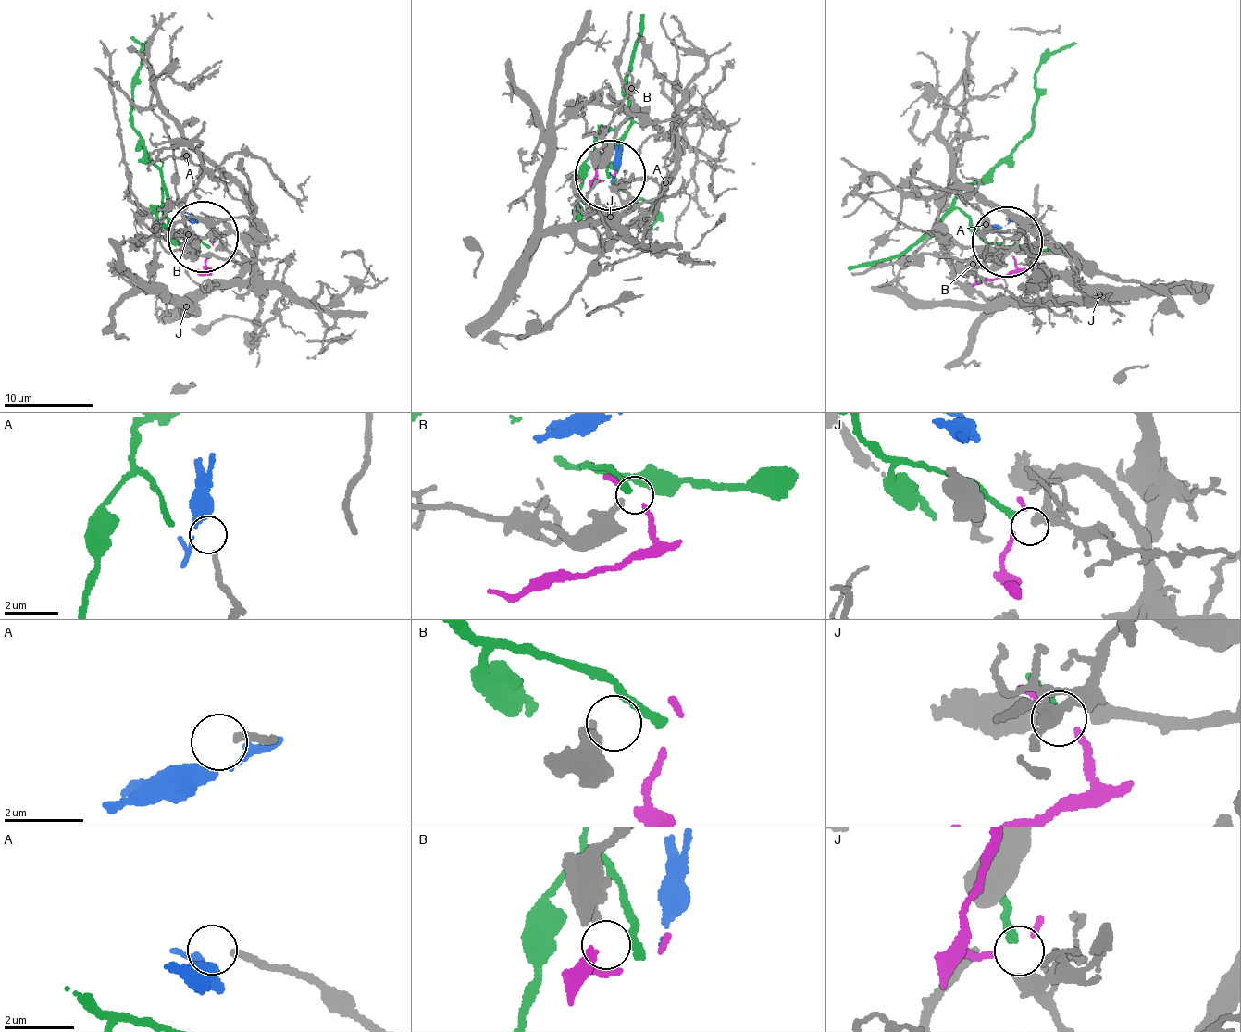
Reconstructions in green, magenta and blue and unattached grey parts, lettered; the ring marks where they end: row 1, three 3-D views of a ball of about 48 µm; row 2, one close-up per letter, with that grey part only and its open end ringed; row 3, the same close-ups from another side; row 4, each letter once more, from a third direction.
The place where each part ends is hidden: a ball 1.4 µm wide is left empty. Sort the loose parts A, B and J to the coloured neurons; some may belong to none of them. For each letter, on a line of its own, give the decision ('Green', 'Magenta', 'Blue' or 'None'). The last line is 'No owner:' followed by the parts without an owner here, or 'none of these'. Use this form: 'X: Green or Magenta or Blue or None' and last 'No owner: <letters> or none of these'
A: None
B: None
J: None
No owner: A, B, J

